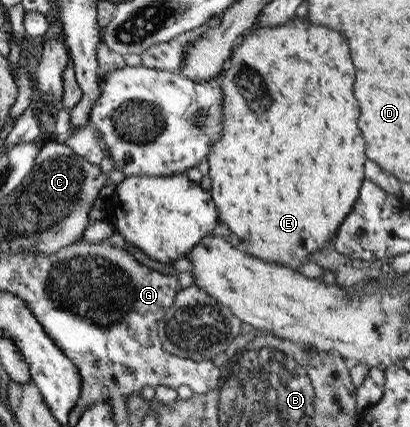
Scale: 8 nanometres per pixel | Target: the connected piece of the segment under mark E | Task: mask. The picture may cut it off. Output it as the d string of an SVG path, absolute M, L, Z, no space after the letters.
M289 18L281 26L269 26L269 28L255 28L249 36L241 38L230 50L230 56L221 70L222 80L222 136L215 142L207 156L208 177L210 183L210 197L216 207L217 221L227 226L227 230L237 236L239 242L244 244L249 255L267 263L275 263L283 267L301 267L306 264L313 252L319 252L321 248L330 246L331 238L335 236L337 228L352 210L358 190L363 182L363 138L357 130L357 100L353 98L351 86L355 80L355 68L351 64L347 42L341 34L327 30L323 26L313 26L306 19Z

